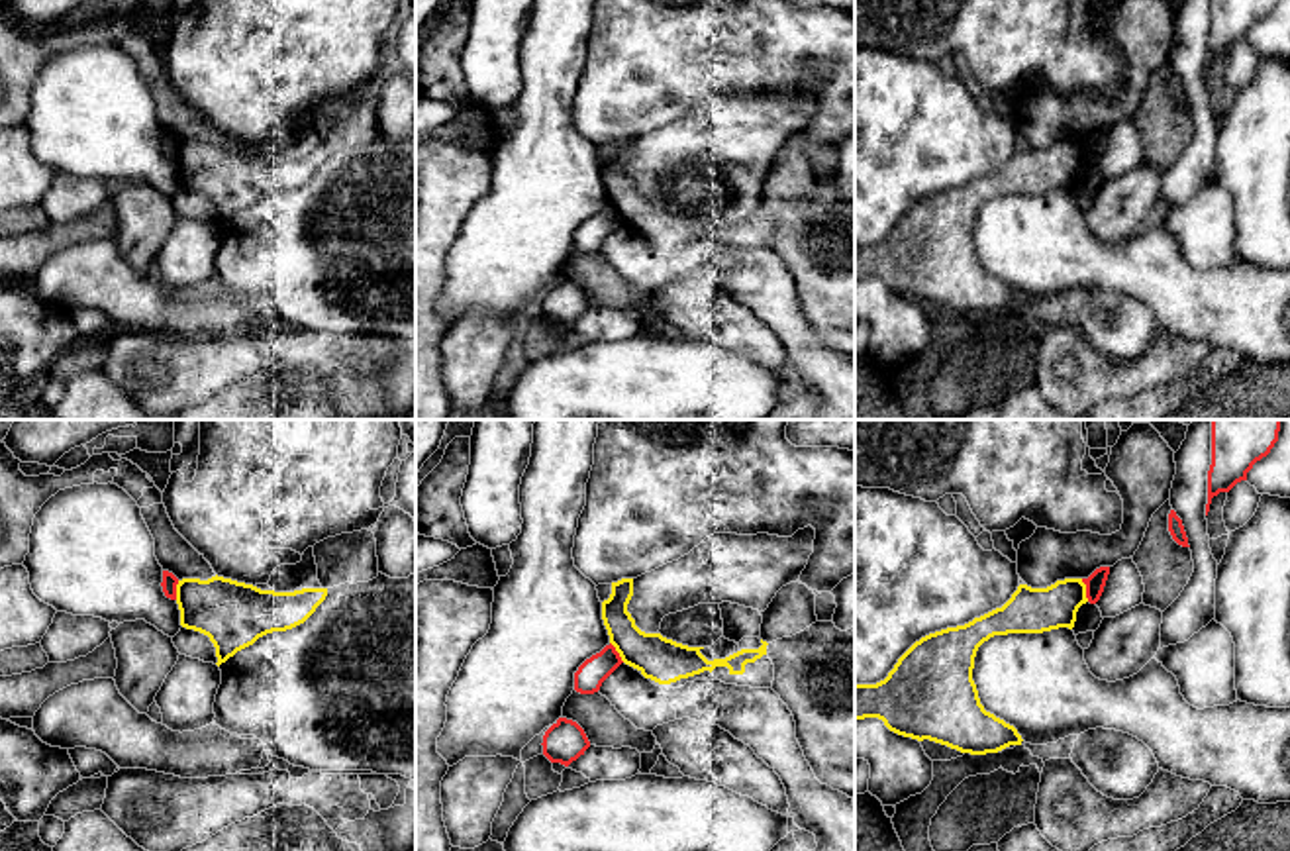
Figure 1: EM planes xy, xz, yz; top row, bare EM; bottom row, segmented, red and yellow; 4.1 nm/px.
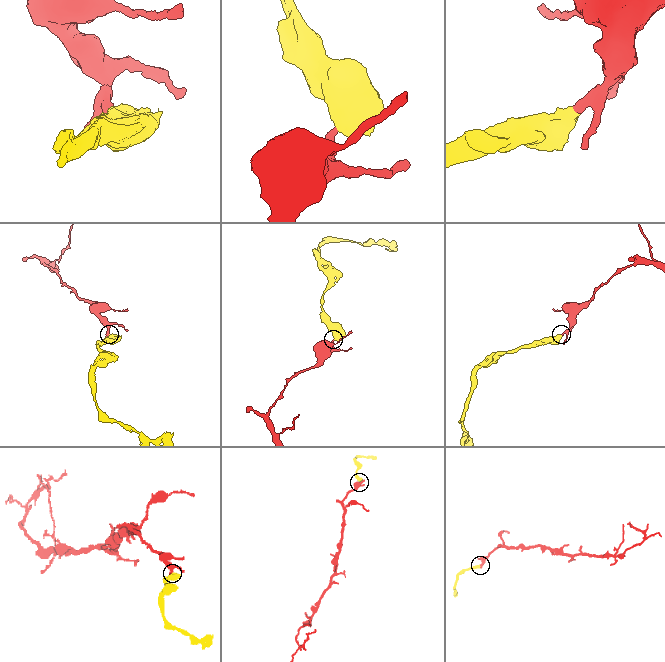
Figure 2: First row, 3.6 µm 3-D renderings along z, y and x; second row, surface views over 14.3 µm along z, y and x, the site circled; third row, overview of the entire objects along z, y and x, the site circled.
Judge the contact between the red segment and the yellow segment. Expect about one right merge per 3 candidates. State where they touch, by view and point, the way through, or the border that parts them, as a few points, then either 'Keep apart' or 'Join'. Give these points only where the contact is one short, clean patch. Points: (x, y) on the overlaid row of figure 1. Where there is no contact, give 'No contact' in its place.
Touches red at yz (1087, 591). Boundary: yz (1081, 579), (1089, 600). Keep apart

